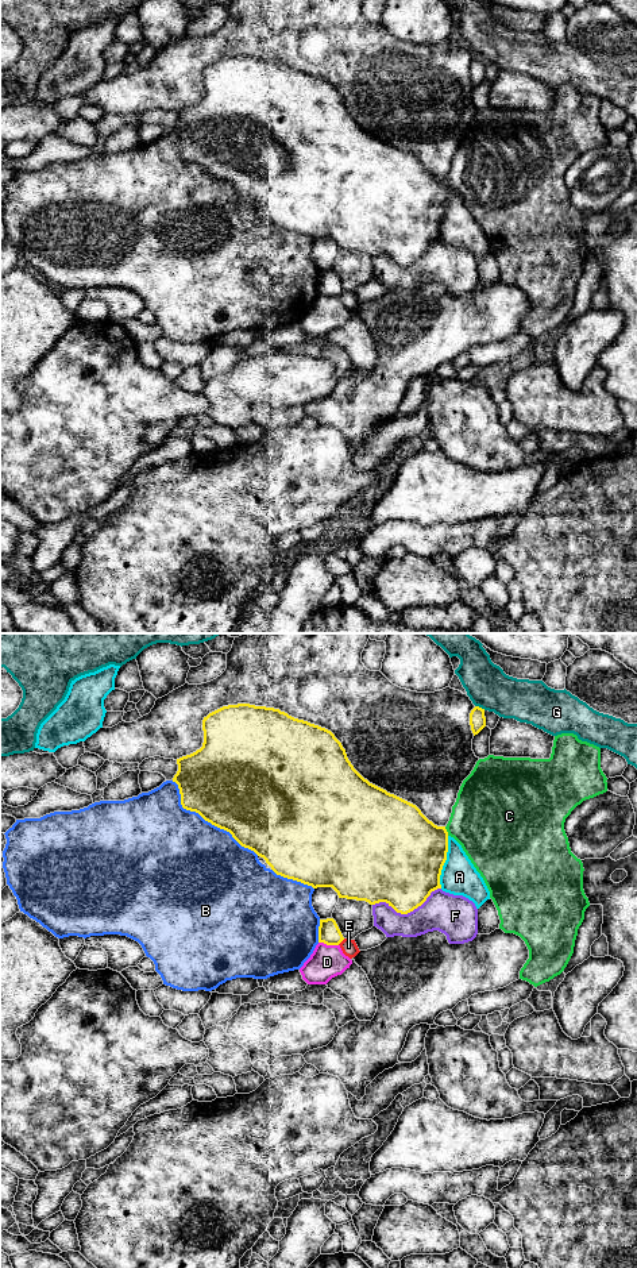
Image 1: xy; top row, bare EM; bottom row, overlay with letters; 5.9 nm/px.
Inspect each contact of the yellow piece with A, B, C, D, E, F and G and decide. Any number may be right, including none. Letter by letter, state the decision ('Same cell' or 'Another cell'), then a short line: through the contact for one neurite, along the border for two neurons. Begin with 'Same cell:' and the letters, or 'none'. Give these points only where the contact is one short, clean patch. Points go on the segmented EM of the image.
Same cell: none
A: Another cell
B: Another cell
C: Another cell
D: Another cell. Line: xy (319, 941), (327, 945), (338, 945)
E: Another cell
F: Another cell
G: Another cell. Line: xy (475, 705), (485, 709)

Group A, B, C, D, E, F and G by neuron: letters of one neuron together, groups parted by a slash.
A / B / C / D / E / F / G

